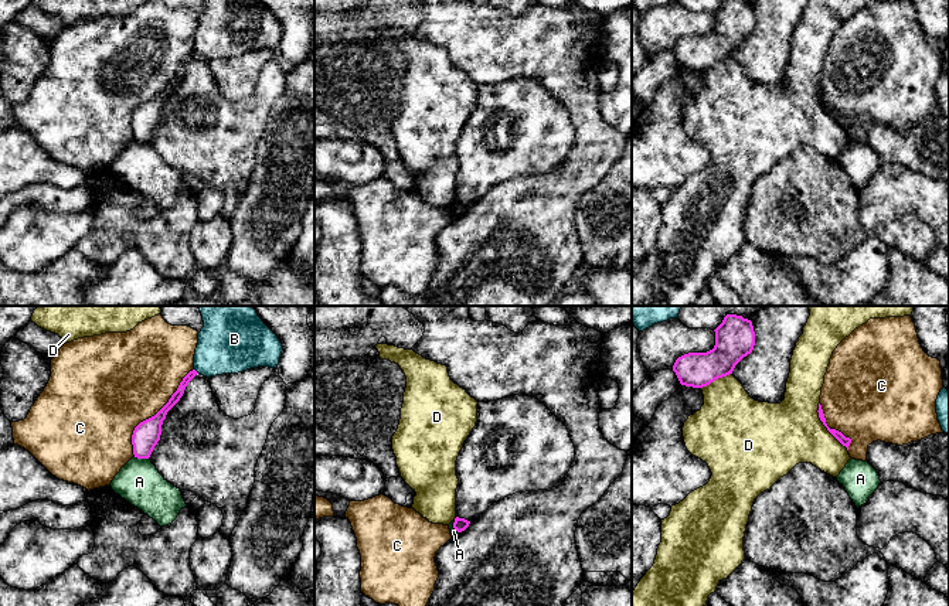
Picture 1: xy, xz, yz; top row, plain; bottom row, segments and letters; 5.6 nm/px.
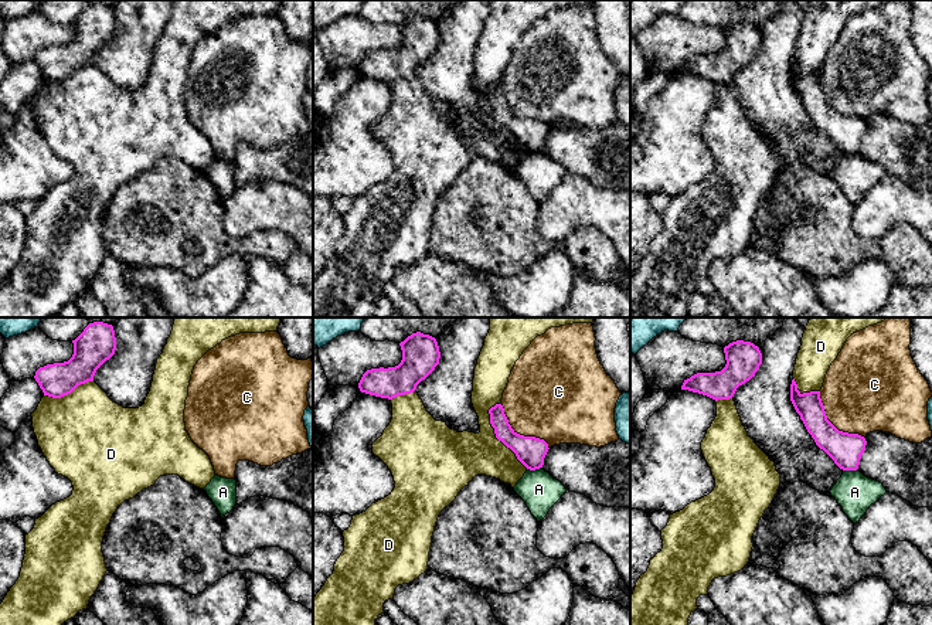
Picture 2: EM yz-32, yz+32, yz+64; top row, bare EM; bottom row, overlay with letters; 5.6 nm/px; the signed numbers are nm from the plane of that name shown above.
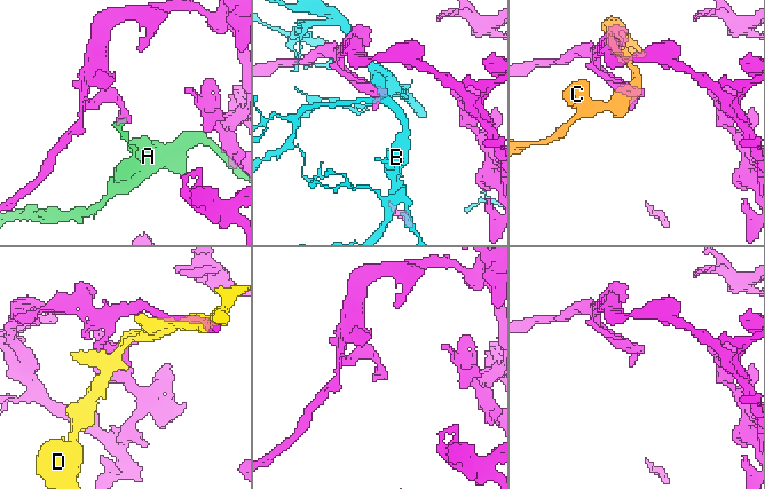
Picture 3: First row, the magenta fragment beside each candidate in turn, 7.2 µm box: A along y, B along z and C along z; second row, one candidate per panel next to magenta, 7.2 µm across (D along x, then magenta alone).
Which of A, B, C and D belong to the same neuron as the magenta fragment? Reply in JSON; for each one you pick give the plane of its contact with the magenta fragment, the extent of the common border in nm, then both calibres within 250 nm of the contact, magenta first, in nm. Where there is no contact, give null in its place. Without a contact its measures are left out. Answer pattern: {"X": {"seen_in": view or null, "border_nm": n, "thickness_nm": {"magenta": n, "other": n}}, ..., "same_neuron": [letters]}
{"same_neuron": []}

